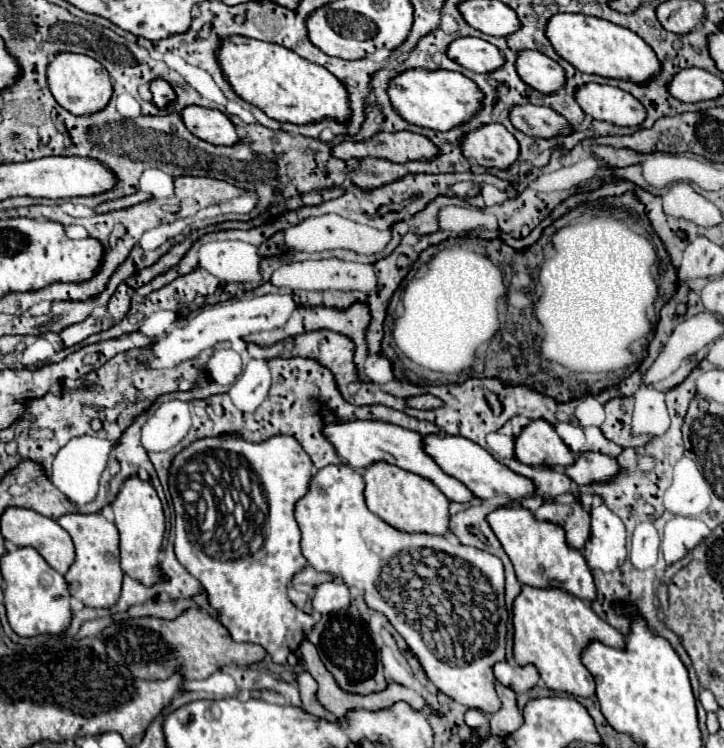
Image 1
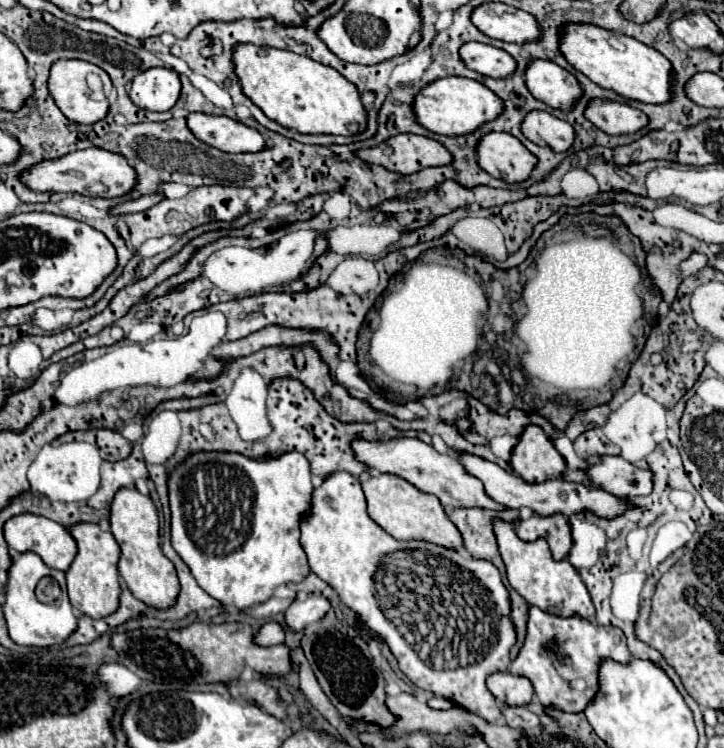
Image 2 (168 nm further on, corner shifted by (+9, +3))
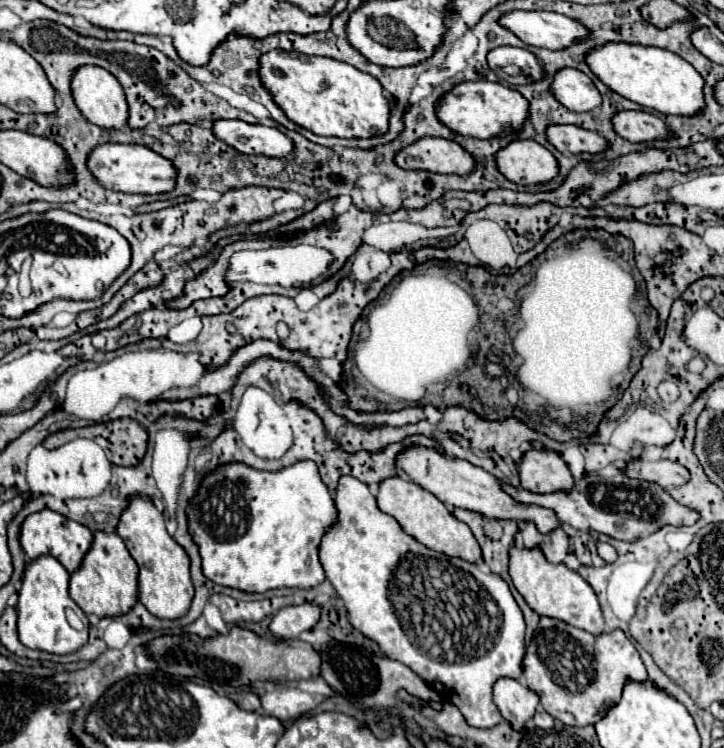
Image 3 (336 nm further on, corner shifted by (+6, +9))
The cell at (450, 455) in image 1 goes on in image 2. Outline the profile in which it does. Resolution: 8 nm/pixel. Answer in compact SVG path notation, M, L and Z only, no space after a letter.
M461 454L461 464L465 466L465 470L473 476L477 476L489 498L493 498L495 502L507 506L507 508L529 508L539 516L553 516L553 514L563 514L565 518L569 518L571 514L579 514L579 512L593 512L599 518L617 518L619 514L625 514L627 510L631 510L631 502L623 500L615 494L607 494L607 490L599 490L597 486L583 486L583 484L573 484L573 482L565 482L565 480L547 480L543 484L527 484L523 482L519 476L505 472L503 468L499 468L493 462L487 462L479 456L473 454Z

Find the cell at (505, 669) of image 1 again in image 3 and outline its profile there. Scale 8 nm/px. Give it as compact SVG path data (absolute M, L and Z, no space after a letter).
M498 678L494 684L494 702L500 714L512 724L514 730L522 730L538 706L538 694L514 678Z

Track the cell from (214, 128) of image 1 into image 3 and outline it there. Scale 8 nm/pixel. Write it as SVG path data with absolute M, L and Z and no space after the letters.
M214 120L212 134L242 154L284 158L292 152L292 140L278 128L248 124L242 120Z

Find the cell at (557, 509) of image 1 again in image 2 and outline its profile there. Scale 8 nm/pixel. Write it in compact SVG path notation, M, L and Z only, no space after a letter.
M533 514L527 520L521 520L517 526L517 536L523 542L533 542L539 538L545 538L549 544L549 550L553 554L553 560L565 560L571 550L571 528L565 516L555 514L549 518Z

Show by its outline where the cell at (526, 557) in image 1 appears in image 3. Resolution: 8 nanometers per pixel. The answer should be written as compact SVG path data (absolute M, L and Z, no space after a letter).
M510 548L510 578L516 590L524 596L528 606L540 616L564 620L576 628L588 630L590 634L602 634L606 630L604 618L598 606L598 598L590 584L566 564L552 564L546 560L540 548Z

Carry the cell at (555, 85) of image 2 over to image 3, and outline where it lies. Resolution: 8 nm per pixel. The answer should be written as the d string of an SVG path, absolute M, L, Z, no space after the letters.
M560 68L550 84L552 96L572 112L594 110L602 104L602 96L594 82L576 68Z

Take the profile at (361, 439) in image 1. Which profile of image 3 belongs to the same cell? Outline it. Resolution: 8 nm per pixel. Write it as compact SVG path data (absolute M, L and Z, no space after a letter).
M408 446L402 452L398 452L396 466L398 466L398 470L406 472L406 476L410 476L410 480L414 480L418 486L426 488L428 492L432 492L438 500L442 500L450 508L474 510L474 512L480 512L480 514L484 514L488 518L506 518L506 520L516 520L516 522L532 520L532 522L536 522L536 526L538 526L538 530L542 534L546 534L546 532L554 530L556 526L560 526L560 522L558 522L558 518L556 518L556 514L552 510L536 506L536 504L516 502L512 496L502 492L496 476L492 476L490 472L470 464L468 460L448 458L446 454L438 452L436 448Z

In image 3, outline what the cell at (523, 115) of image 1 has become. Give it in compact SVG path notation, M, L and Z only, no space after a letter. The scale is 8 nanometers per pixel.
M550 124L546 128L546 138L562 154L596 154L608 148L608 142L600 134L580 128L576 124Z

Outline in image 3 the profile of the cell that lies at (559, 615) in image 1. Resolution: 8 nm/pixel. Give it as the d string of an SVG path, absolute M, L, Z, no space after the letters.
M548 616L540 618L534 640L526 648L522 670L524 682L540 696L544 710L568 726L594 724L604 716L604 708L620 700L626 678L648 678L638 650L620 628L594 636Z

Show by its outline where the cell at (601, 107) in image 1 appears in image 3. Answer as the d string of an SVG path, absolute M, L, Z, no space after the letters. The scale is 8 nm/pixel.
M622 110L612 116L614 132L630 142L648 142L670 136L662 118L642 110Z

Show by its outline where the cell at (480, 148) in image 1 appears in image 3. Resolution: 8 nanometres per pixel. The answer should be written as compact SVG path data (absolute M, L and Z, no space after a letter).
M512 140L496 152L498 170L514 184L548 182L558 174L558 164L550 150L534 140Z

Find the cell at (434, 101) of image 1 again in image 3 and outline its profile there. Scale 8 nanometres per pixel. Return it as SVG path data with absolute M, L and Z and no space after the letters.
M466 80L458 82L442 94L436 102L436 116L438 120L456 134L472 136L472 138L490 138L490 136L504 136L510 132L518 132L522 128L522 120L526 120L526 98L500 82L486 82L486 80Z

